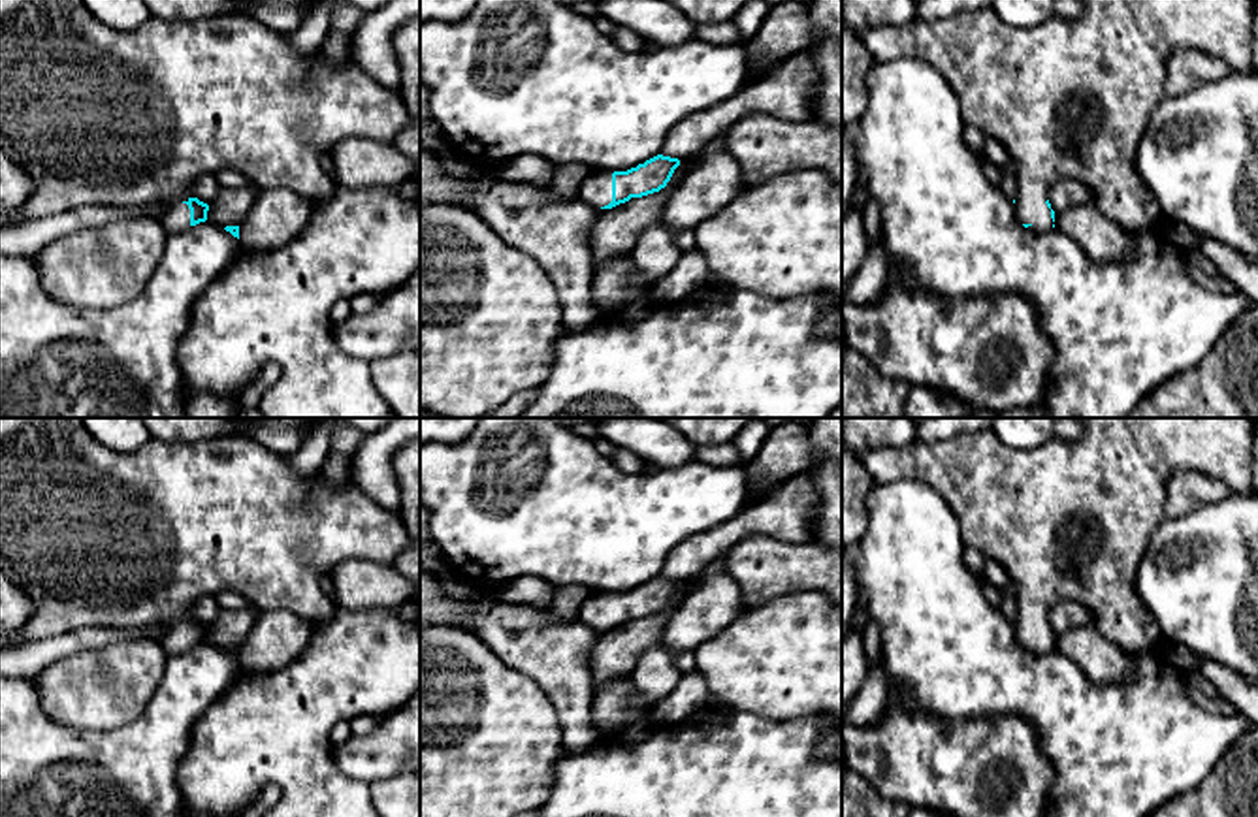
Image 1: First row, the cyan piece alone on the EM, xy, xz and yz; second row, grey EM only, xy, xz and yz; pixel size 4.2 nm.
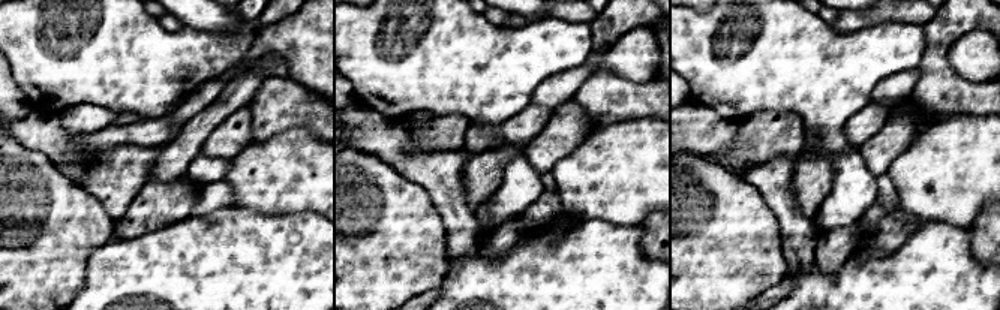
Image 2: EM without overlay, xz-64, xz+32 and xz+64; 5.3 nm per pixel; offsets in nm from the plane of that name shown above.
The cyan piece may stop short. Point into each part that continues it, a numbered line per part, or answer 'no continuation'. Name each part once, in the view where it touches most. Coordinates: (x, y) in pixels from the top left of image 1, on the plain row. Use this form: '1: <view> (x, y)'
1: xz (596, 612)

